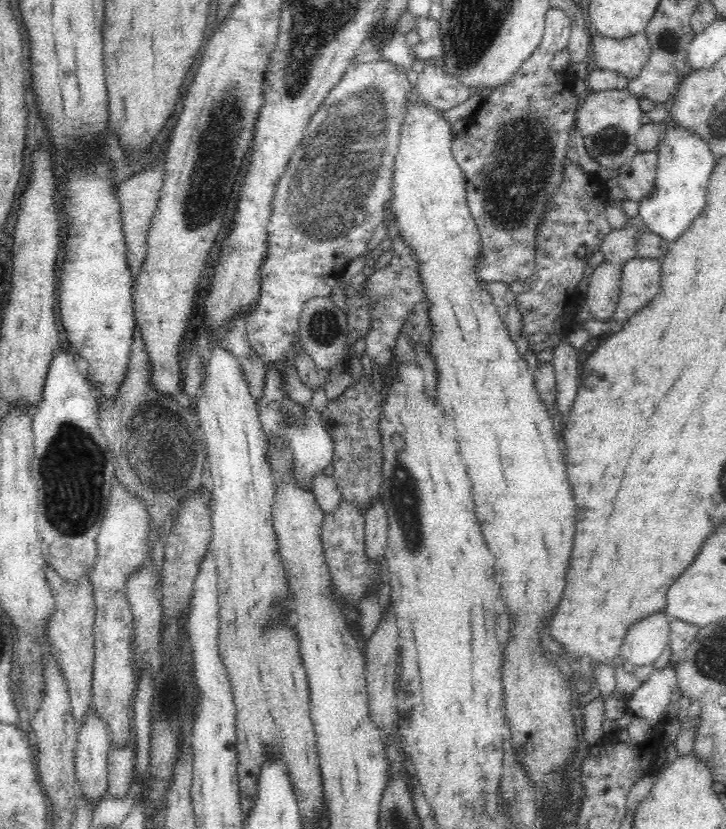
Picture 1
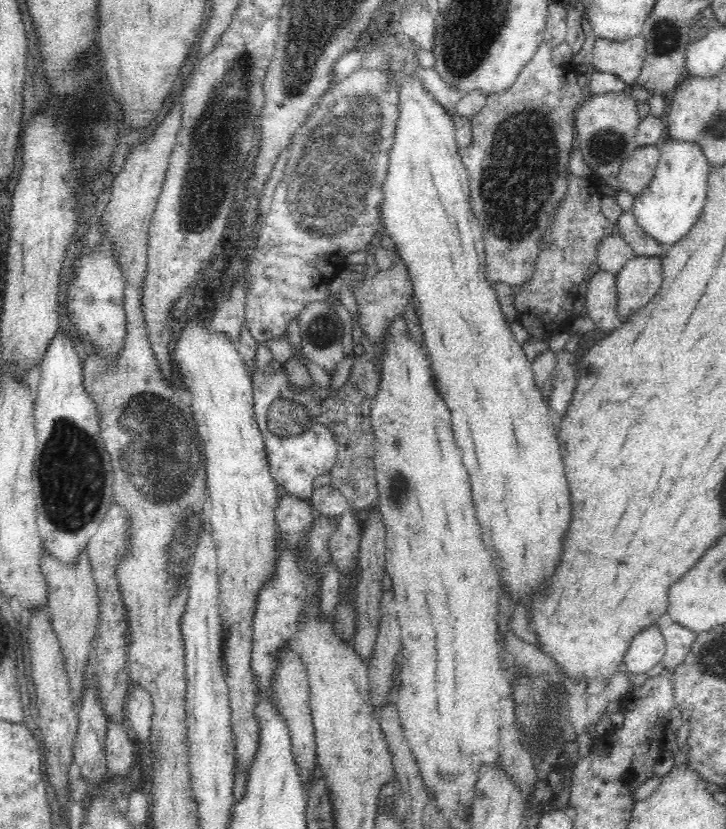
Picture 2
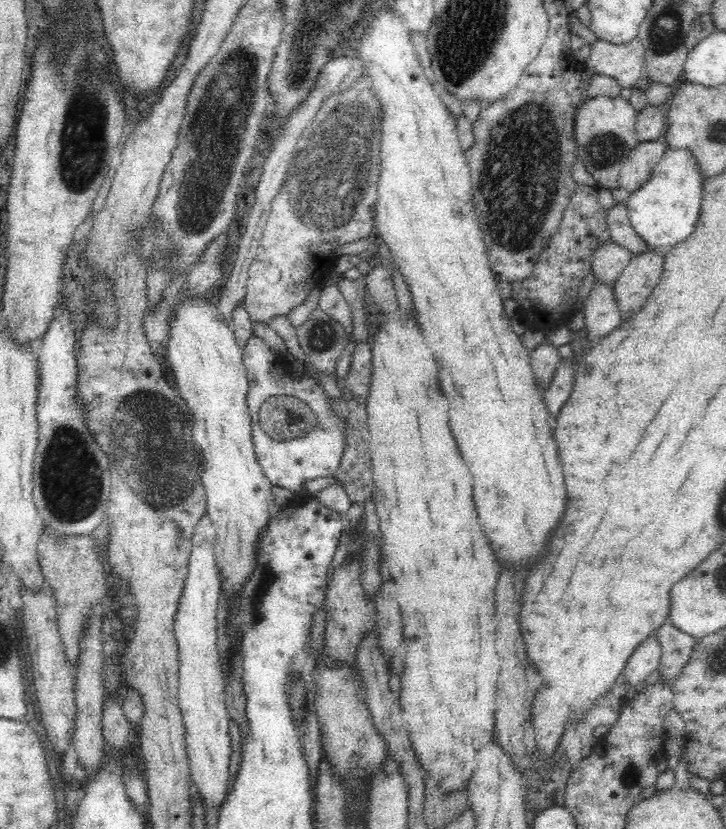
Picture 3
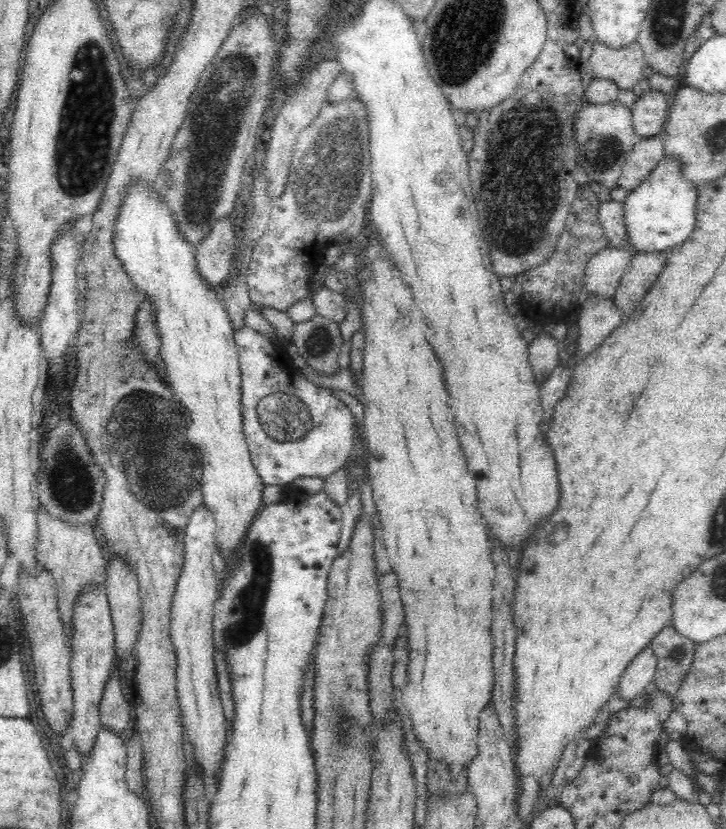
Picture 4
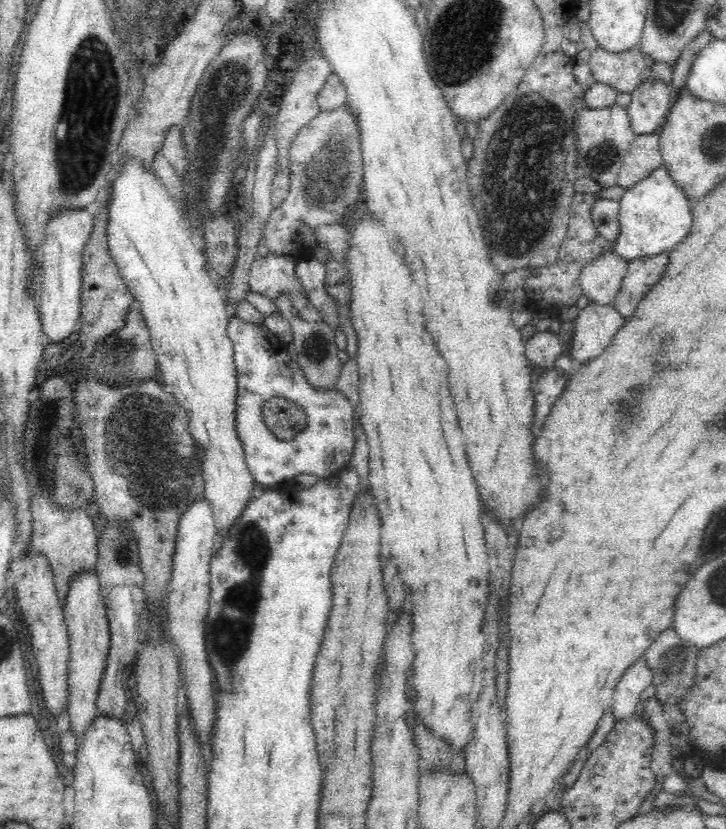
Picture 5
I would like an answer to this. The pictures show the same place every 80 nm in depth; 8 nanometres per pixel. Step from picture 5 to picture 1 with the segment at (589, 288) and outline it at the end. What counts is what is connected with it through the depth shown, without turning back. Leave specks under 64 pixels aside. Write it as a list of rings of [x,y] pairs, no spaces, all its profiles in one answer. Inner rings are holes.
[[[631,224],[625,225],[620,230],[612,229],[599,246],[604,261],[622,268],[626,261],[636,258],[636,241],[634,241],[636,236],[638,236],[638,229],[633,228]]]

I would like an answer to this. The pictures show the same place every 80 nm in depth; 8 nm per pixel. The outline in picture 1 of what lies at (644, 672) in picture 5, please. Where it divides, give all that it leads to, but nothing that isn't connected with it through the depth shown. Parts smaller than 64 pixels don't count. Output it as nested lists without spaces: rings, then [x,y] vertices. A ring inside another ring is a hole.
[[[664,611],[635,622],[623,638],[621,657],[633,667],[654,664],[668,646],[668,624]]]

